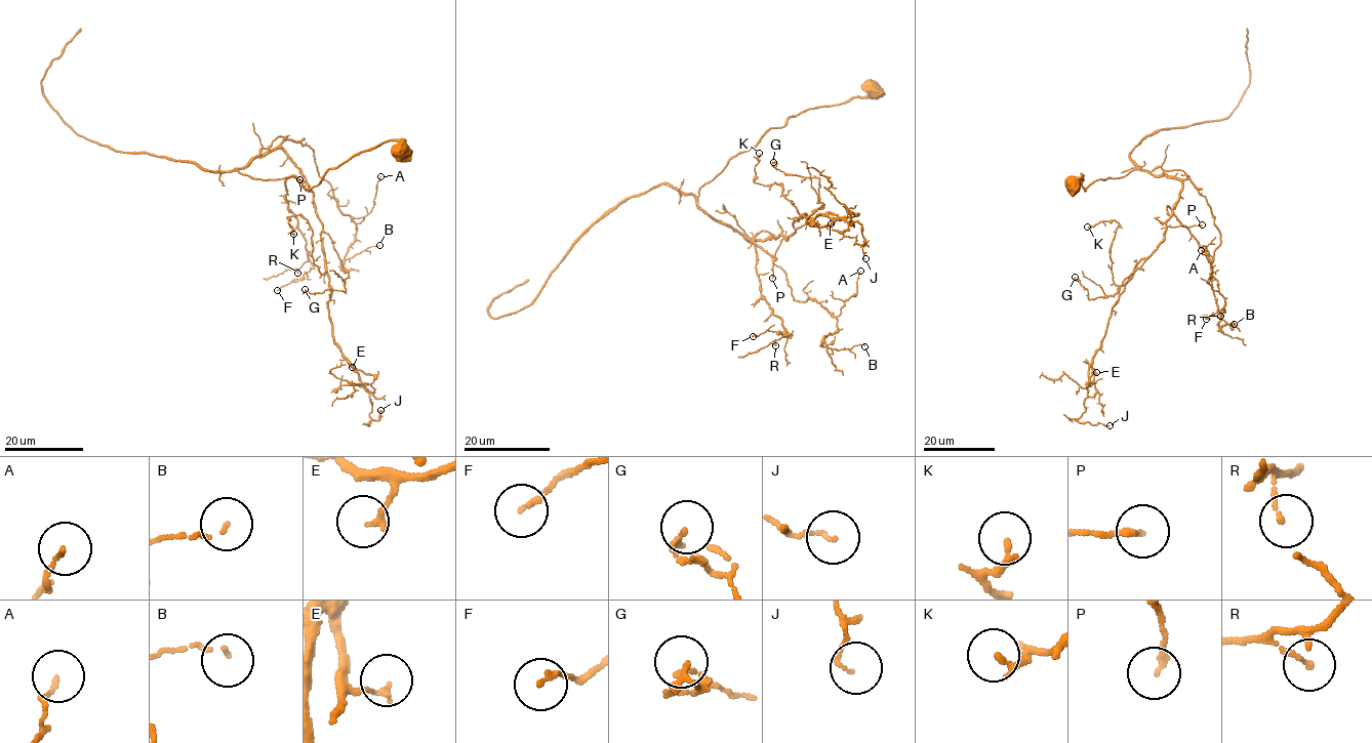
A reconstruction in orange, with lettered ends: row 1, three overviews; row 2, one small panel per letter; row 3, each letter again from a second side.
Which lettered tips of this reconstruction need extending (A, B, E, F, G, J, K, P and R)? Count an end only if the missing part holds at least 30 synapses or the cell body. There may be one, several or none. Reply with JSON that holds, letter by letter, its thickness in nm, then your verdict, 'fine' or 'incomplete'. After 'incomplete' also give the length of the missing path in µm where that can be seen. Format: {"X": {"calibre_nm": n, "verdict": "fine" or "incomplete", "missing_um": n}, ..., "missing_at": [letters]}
{"A": {"calibre_nm": 110, "verdict": "fine"}, "B": {"calibre_nm": 70, "verdict": "fine"}, "E": {"calibre_nm": 150, "verdict": "fine"}, "F": {"calibre_nm": 130, "verdict": "fine"}, "G": {"calibre_nm": 190, "verdict": "fine"}, "J": {"calibre_nm": 80, "verdict": "fine"}, "K": {"calibre_nm": 180, "verdict": "fine"}, "P": {"calibre_nm": 170, "verdict": "fine"}, "R": {"calibre_nm": 120, "verdict": "fine"}, "missing_at": []}

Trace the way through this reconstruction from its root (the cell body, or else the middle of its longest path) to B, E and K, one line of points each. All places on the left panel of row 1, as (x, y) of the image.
B: (403, 153), (385, 140), (310, 188), (236, 168), (284, 140), (307, 145), (355, 223), (340, 266), (379, 245)
E: (403, 153), (385, 140), (310, 188), (236, 168), (281, 149), (309, 187), (331, 334), (352, 367)
K: (403, 153), (385, 140), (310, 188), (236, 168), (281, 149), (292, 162), (325, 273), (300, 215), (293, 234)

